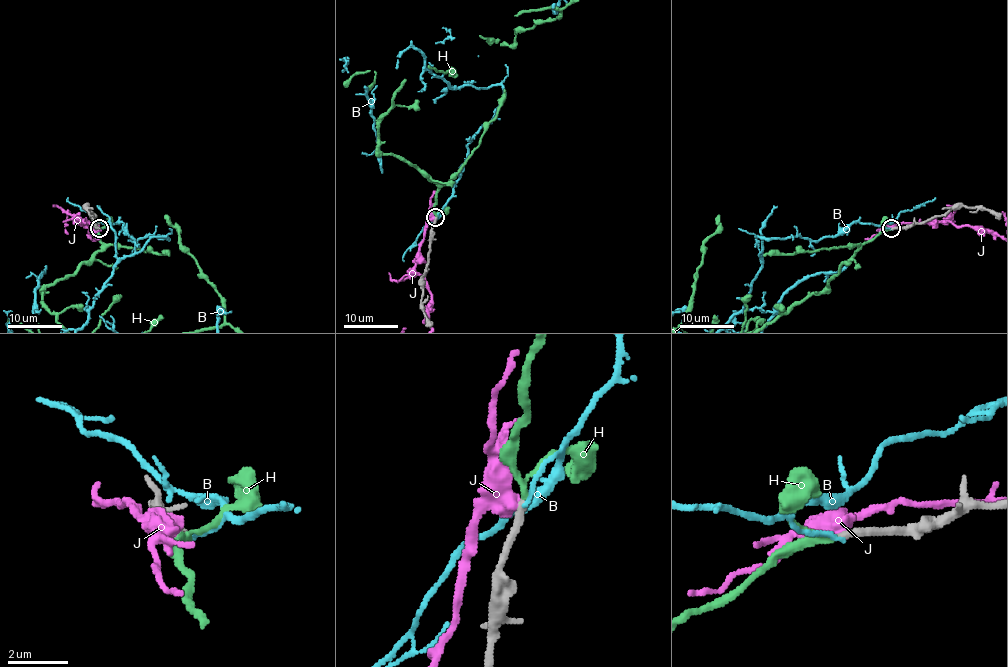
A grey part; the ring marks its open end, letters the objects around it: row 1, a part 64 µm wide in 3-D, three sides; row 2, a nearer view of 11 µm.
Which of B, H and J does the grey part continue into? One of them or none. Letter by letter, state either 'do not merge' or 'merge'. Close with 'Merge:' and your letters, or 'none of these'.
B: do not merge
H: merge
J: do not merge
Merge: H

